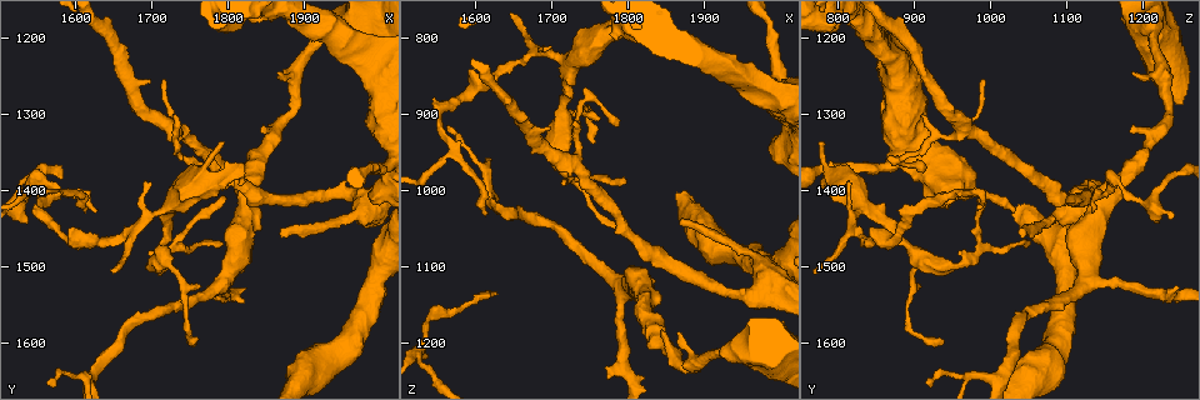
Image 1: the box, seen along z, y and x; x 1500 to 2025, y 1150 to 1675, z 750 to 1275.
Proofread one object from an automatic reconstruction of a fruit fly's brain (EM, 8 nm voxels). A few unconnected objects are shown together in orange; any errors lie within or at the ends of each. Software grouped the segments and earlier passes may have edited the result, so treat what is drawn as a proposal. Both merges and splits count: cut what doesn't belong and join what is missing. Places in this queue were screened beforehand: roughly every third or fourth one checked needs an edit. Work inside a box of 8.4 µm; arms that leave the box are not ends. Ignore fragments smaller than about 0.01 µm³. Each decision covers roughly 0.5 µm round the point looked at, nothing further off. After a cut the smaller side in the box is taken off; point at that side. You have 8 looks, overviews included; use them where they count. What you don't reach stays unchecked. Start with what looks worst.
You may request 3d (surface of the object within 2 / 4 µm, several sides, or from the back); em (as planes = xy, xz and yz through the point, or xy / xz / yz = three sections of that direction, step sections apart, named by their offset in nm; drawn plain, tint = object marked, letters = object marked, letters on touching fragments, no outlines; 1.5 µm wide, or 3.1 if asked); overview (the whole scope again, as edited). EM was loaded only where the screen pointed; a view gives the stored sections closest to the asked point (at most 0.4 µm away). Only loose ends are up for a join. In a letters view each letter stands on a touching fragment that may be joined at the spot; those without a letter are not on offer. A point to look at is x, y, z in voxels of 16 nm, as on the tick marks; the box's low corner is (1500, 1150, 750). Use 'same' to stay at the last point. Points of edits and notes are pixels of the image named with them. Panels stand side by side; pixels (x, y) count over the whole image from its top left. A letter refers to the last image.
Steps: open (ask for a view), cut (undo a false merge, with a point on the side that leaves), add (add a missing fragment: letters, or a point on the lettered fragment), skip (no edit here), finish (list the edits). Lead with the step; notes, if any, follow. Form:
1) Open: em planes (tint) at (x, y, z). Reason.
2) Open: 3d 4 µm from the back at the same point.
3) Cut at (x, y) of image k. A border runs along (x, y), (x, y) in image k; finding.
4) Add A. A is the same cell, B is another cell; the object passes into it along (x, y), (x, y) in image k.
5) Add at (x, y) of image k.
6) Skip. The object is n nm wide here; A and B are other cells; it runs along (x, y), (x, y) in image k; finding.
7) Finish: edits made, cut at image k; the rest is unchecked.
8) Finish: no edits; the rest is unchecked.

Open: 3d 4 µm at (1630, 1430, 1135). Tapers out.

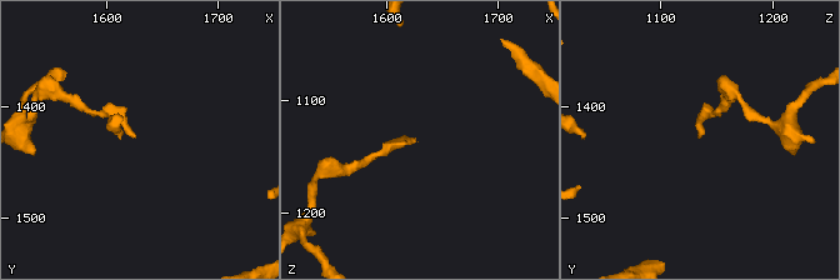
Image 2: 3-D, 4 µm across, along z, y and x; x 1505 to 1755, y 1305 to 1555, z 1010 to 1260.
Open: em planes (letters) at (1628, 1430, 1138).

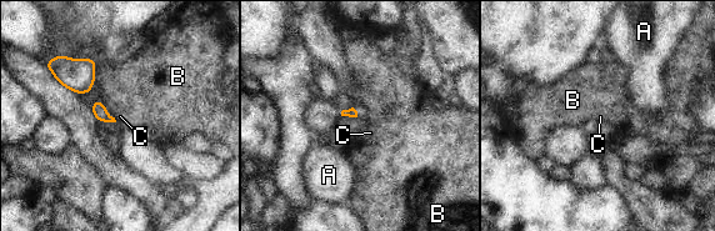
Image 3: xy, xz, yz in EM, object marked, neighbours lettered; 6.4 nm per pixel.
Skip. A, B and C are other cells; a border runs along (98, 61), (94, 80) in image 3; none of them fits.

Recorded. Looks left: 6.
Open: em planes (letters) at (1715, 1255, 990). Tapers out.

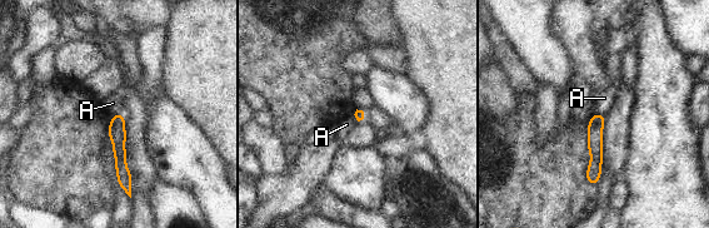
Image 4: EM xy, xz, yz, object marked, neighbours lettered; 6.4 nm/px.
Skip. A is another cell; it runs along (118, 117), (120, 167), (128, 188) in image 4; no lettered fragment goes on from it.

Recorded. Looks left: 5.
Open: 3d 2 µm at (1875, 1305, 1235). A narrow waist.

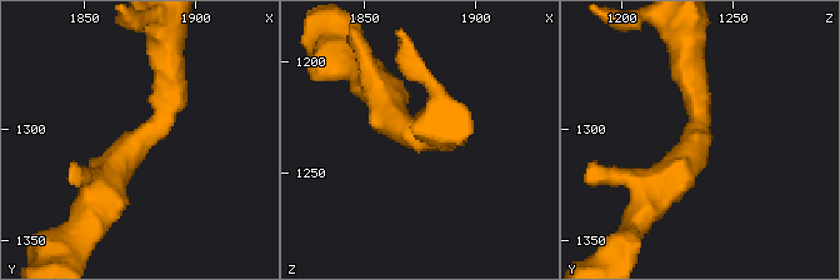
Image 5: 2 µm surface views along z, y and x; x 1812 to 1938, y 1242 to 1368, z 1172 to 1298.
Open: em xy step 4 (letters) at (1877, 1304, 1234). The arms are 280, 280 nm wide; now the EM.

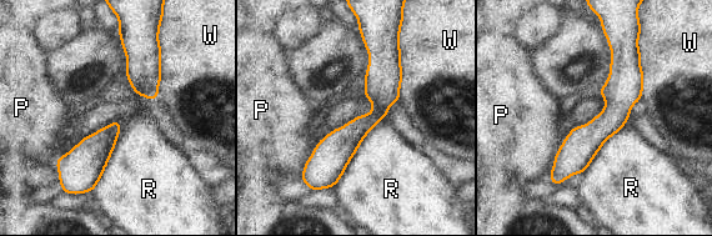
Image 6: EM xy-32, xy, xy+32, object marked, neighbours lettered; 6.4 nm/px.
Skip. P, R and W are other cells; it runs along (374, 61), (379, 110), (314, 186) in image 6; all the same neuron.

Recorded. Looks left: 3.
Finish: no edits; the rest is unchecked.

